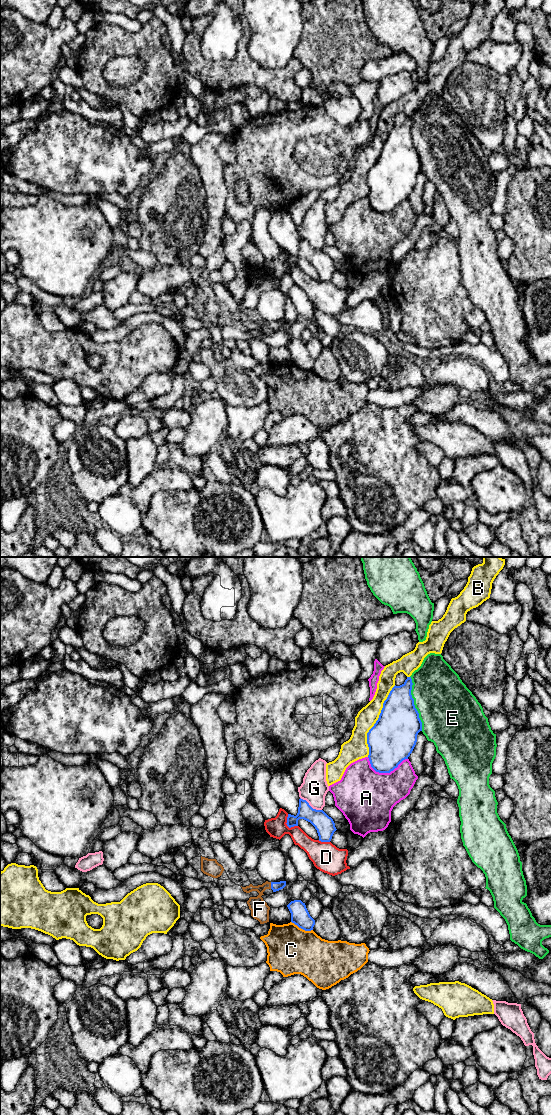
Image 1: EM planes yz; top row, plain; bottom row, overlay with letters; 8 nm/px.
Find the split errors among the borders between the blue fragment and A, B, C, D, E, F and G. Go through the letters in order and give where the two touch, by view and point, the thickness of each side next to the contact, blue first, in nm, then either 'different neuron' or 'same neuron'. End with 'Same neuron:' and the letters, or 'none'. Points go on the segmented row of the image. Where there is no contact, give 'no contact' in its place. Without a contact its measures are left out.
A: meets blue in yz at (385, 772); 360 nm thick on the blue side, 440 nm on the other; different neuron
B: meets blue in yz at (376, 721); 380 nm thick on the blue side, 160 nm on the other; different neuron
C: meets blue in yz at (302, 928); 150 nm thick on the blue side, 380 nm on the other; different neuron
D: meets blue in yz at (287, 825); 140 nm thick on the blue side, 160 nm on the other; different neuron
E: meets blue in yz at (413, 703); 340 nm thick on the blue side, 440 nm on the other; different neuron
F: meets blue in yz at (271, 885); 80 nm thick on the blue side, 140 nm on the other; same neuron
G: meets blue in yz at (310, 806); 160 nm thick on the blue side, 220 nm on the other; different neuron
Same neuron: F

